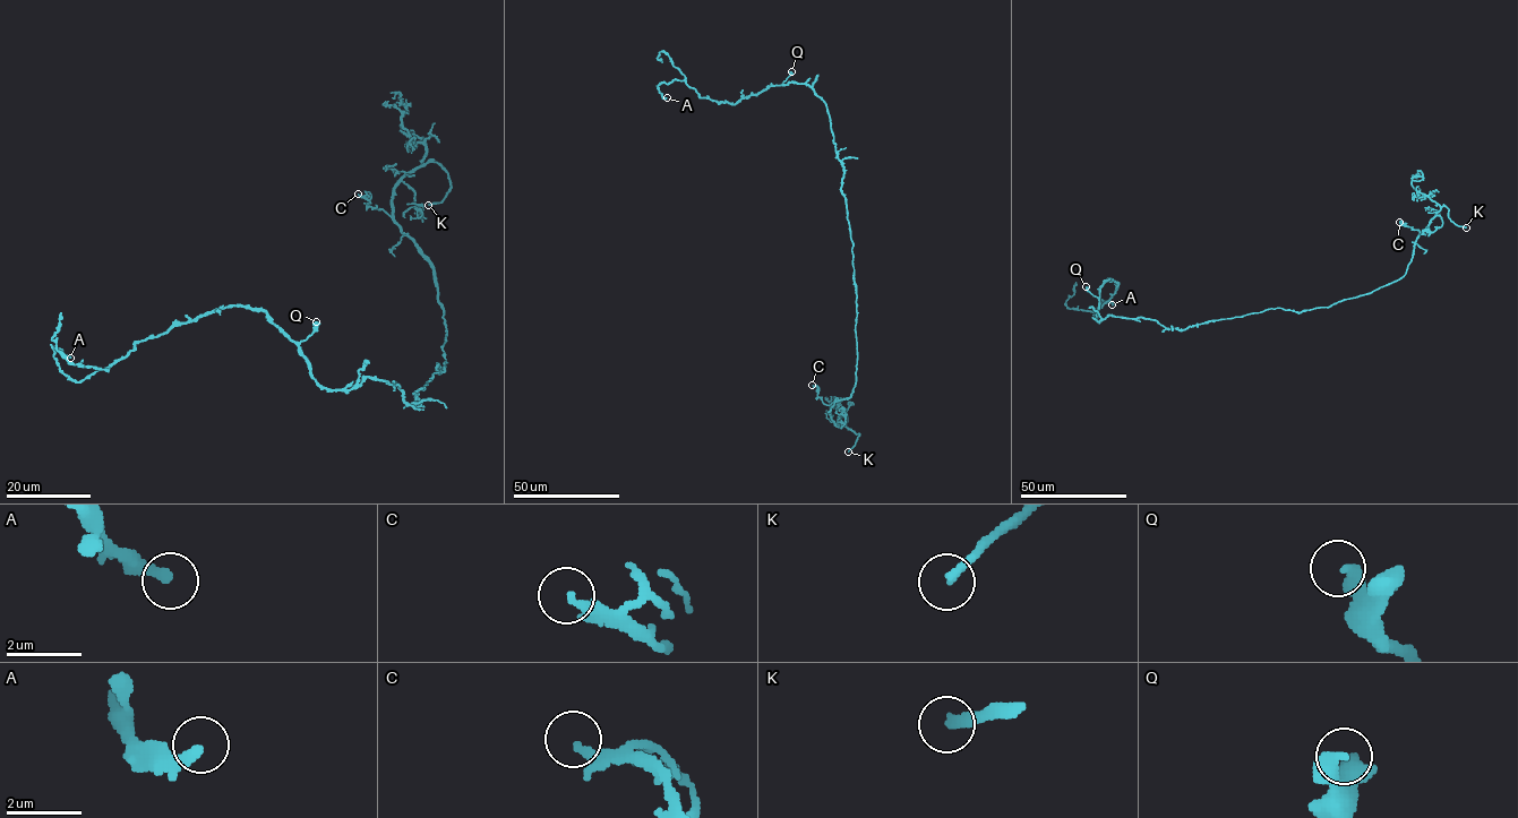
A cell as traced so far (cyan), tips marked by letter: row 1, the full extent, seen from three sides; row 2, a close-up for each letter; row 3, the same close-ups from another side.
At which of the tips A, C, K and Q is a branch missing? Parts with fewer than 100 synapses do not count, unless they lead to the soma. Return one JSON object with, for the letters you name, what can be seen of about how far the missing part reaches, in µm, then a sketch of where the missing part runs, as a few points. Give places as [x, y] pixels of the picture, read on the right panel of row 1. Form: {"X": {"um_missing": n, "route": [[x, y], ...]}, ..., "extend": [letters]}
{"K": {"um_missing": 45, "route": [[1466, 227], [1460, 248], [1472, 233], [1466, 226]]}, "extend": ["K"]}

